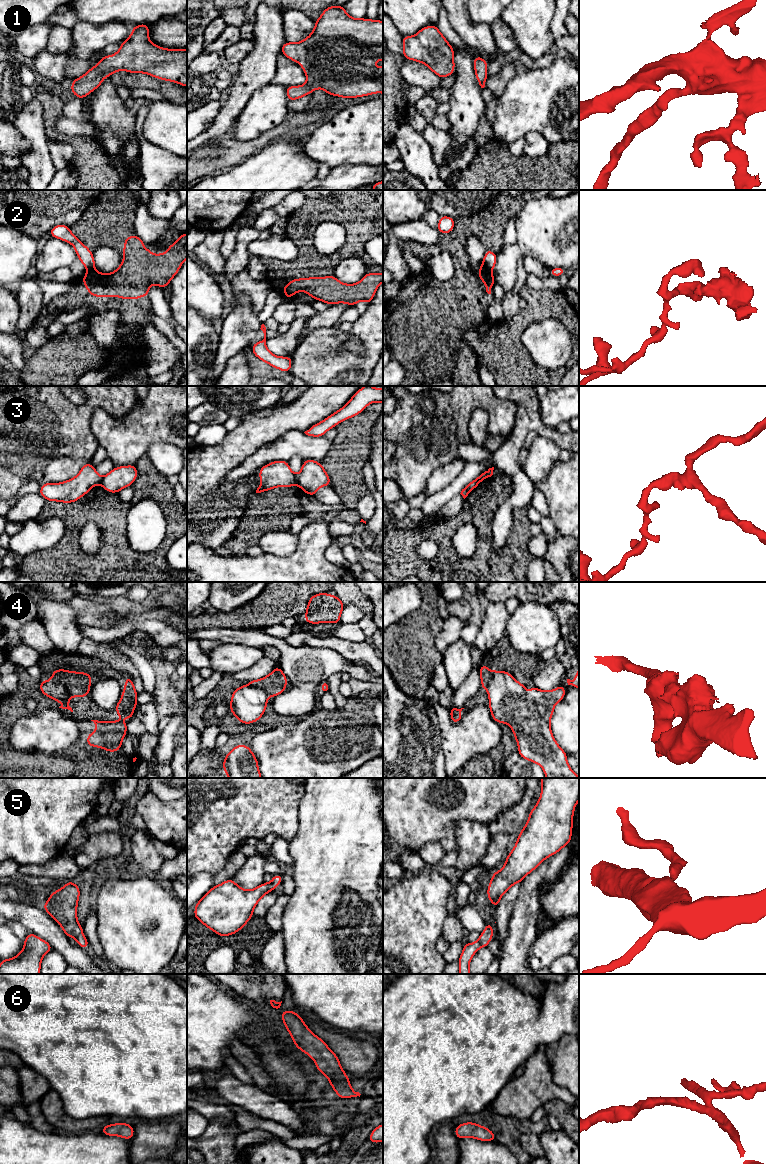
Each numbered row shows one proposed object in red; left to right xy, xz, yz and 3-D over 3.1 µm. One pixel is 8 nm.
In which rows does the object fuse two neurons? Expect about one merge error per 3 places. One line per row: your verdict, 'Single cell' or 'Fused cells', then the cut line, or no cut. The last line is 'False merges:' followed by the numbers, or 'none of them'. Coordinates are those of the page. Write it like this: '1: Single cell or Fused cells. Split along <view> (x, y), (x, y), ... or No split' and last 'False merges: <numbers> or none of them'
1: Single cell. No split
2: Fused cells. Split along yz (480, 268), (488, 272)
3: Fused cells. Split along xz (295, 476), (298, 484)
4: Fused cells. Split along xy (56, 678), (66, 686), (70, 696)
5: Single cell. No split
6: Single cell. No split
False merges: 2, 3, 4

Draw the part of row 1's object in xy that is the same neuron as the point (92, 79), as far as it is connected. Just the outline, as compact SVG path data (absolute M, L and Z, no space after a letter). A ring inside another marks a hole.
M149 24L134 26L131 31L130 37L121 43L117 53L110 56L102 55L102 60L98 64L90 68L83 76L73 80L70 89L76 97L85 98L102 84L104 78L120 70L126 70L128 73L148 74L187 87L187 60L181 58L187 56L187 49L167 49L151 43L149 41Z

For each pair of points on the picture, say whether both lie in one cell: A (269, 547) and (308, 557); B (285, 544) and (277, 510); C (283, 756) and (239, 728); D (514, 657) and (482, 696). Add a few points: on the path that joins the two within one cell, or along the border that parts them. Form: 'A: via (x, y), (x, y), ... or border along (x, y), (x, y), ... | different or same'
A: border along (299, 537), (290, 554), (267, 553) | different
B: border along (271, 530), (262, 536), (258, 544) | different
C: border along (275, 727), (252, 734) | different
D: via (501, 658), (486, 672), (484, 683) | same

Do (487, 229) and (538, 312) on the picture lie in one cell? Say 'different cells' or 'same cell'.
different cells

